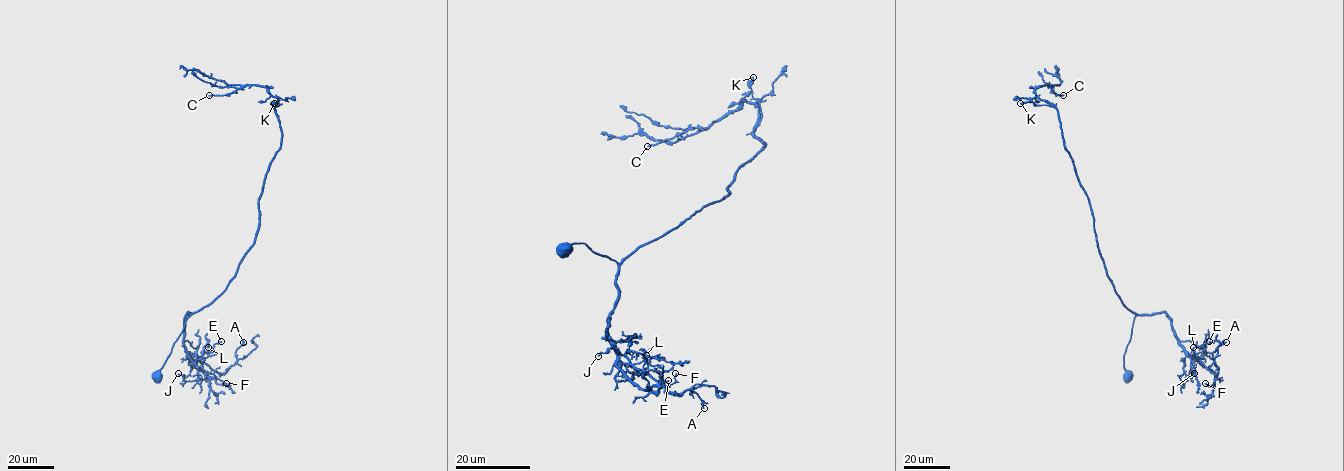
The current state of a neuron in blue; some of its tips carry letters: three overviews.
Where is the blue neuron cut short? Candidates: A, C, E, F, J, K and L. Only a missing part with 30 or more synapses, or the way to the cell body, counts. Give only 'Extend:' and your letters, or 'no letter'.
Extend: C

